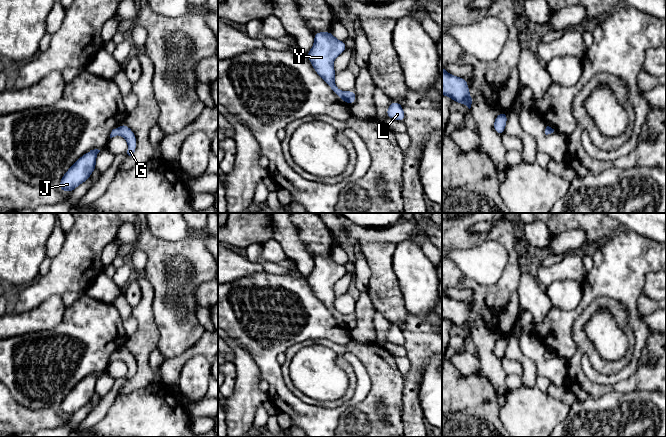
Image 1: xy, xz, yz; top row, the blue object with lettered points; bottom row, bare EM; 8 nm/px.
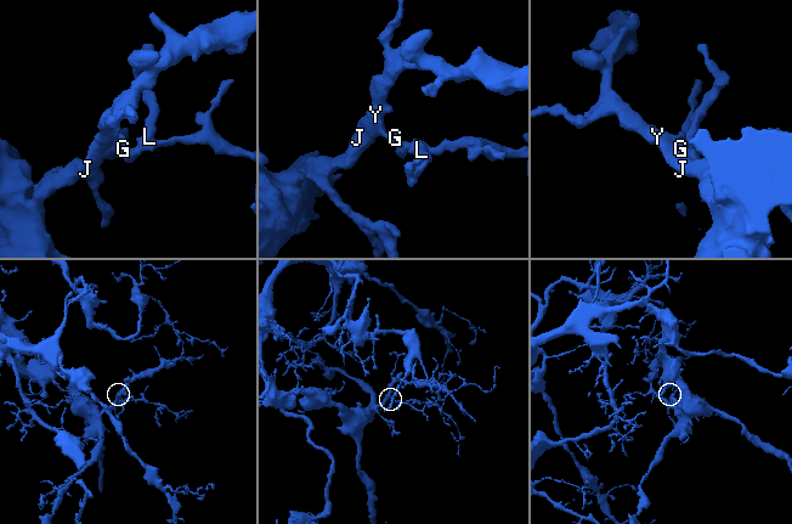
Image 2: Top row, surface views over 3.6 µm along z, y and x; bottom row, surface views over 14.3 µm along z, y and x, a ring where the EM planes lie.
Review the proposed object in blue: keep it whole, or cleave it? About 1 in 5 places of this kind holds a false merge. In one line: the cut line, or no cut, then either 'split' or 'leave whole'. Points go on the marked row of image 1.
cut none; leave whole

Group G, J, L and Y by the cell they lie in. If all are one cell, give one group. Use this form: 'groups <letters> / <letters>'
groups G J L Y

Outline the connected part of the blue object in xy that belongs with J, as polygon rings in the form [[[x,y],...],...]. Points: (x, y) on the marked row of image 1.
[[[98,149],[90,150],[82,155],[63,175],[58,188],[69,193],[87,181],[96,169]]]

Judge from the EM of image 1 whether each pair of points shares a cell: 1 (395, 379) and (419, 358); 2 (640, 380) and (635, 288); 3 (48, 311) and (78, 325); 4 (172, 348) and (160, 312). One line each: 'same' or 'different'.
1: different
2: different
3: different
4: same

